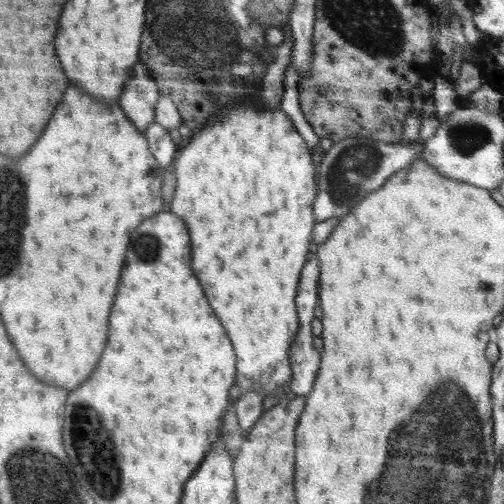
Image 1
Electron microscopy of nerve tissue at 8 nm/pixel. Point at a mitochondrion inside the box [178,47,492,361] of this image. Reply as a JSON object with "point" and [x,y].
{"point":[356,164]}

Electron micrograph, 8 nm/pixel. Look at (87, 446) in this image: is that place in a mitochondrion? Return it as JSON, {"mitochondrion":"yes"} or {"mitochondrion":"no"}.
{"mitochondrion":"yes"}

